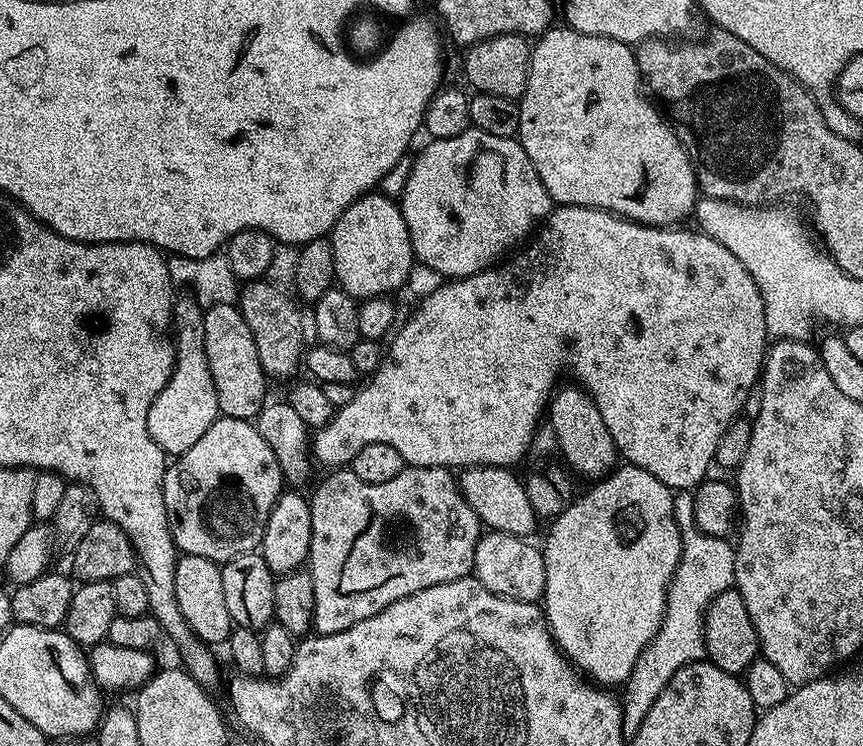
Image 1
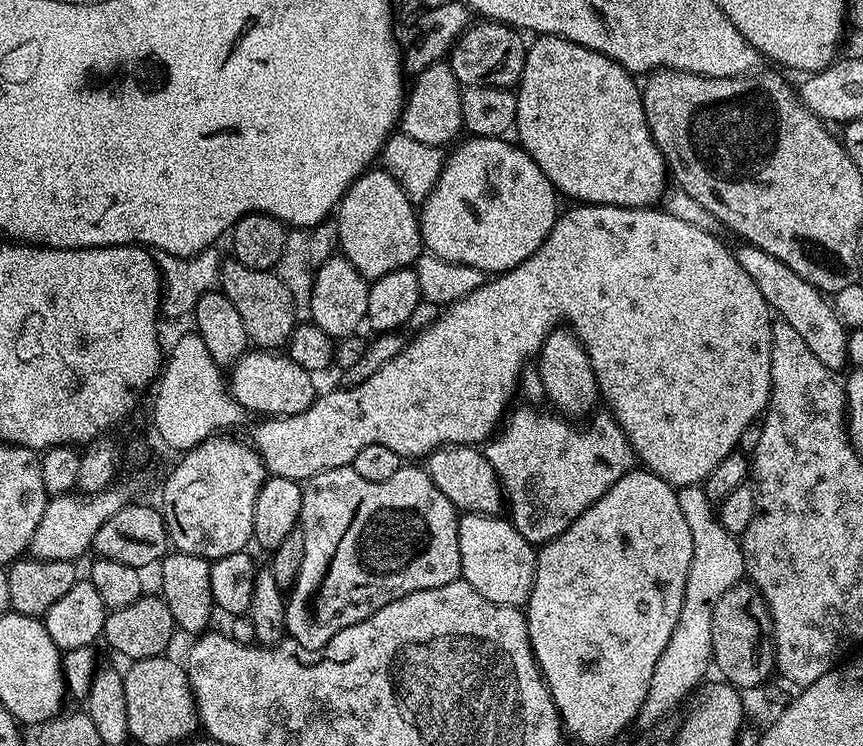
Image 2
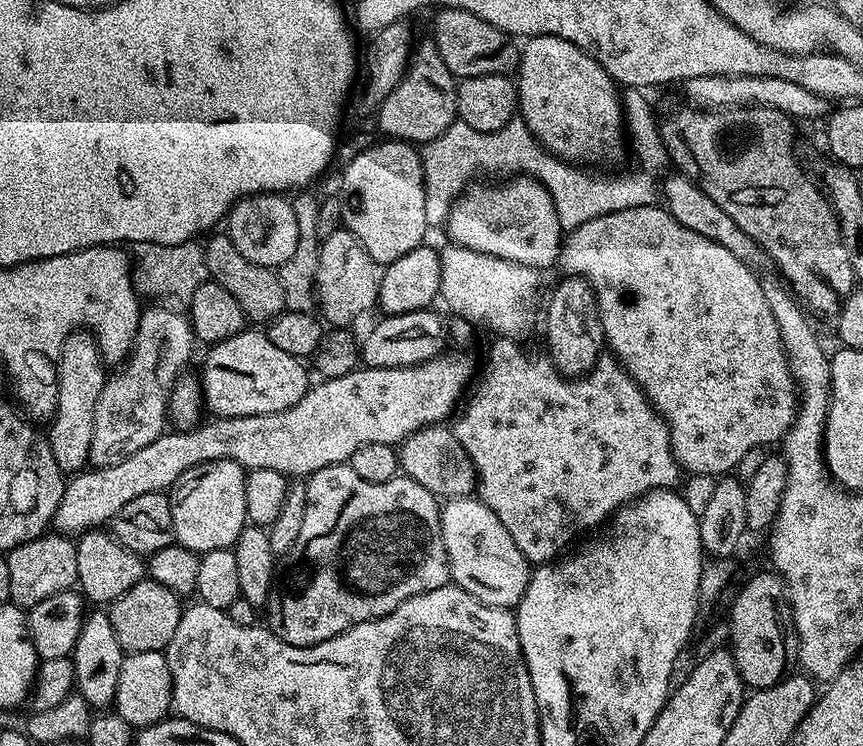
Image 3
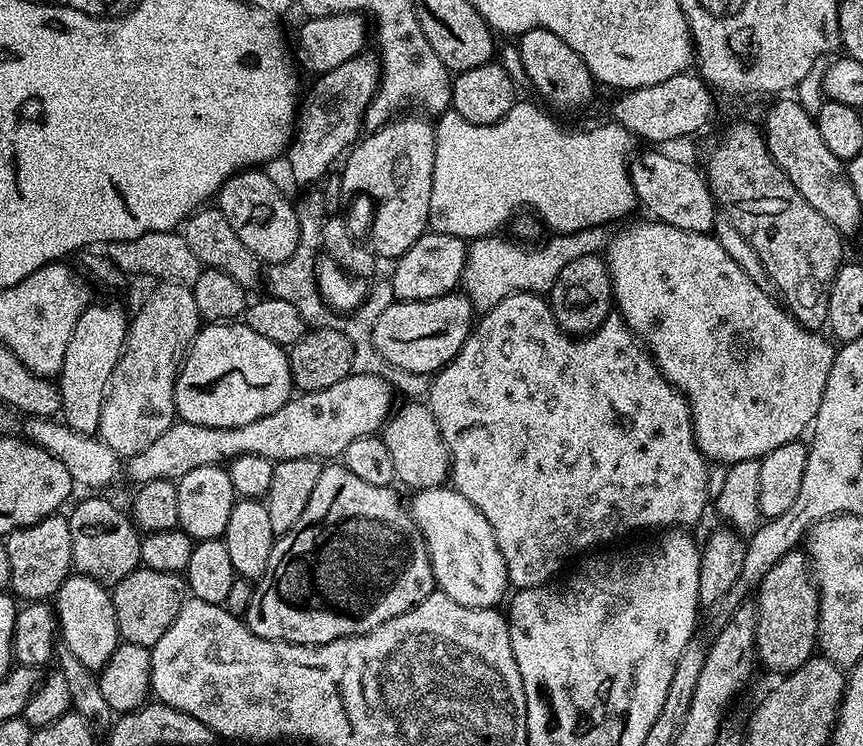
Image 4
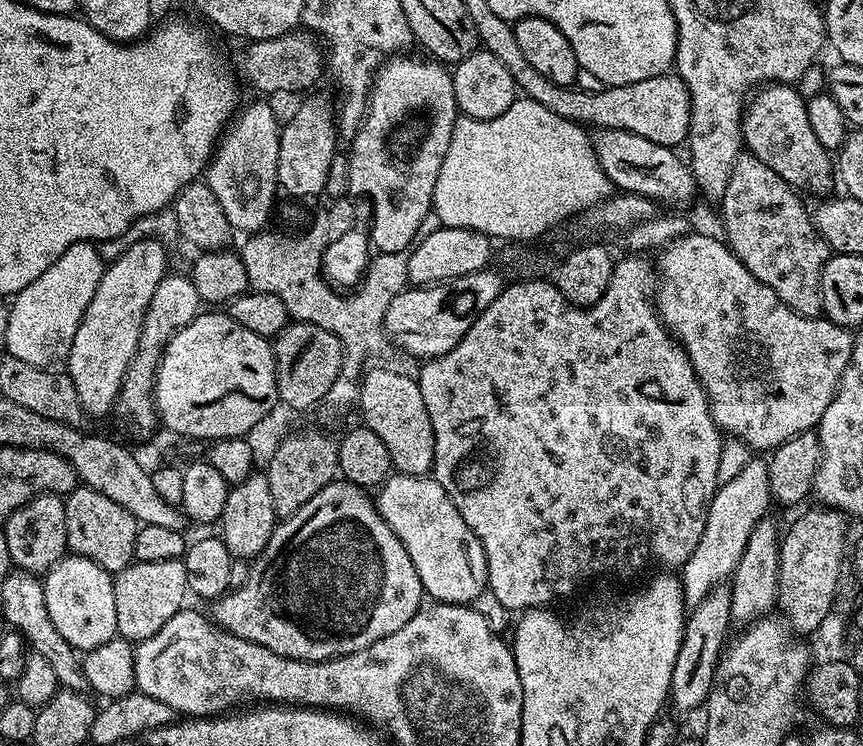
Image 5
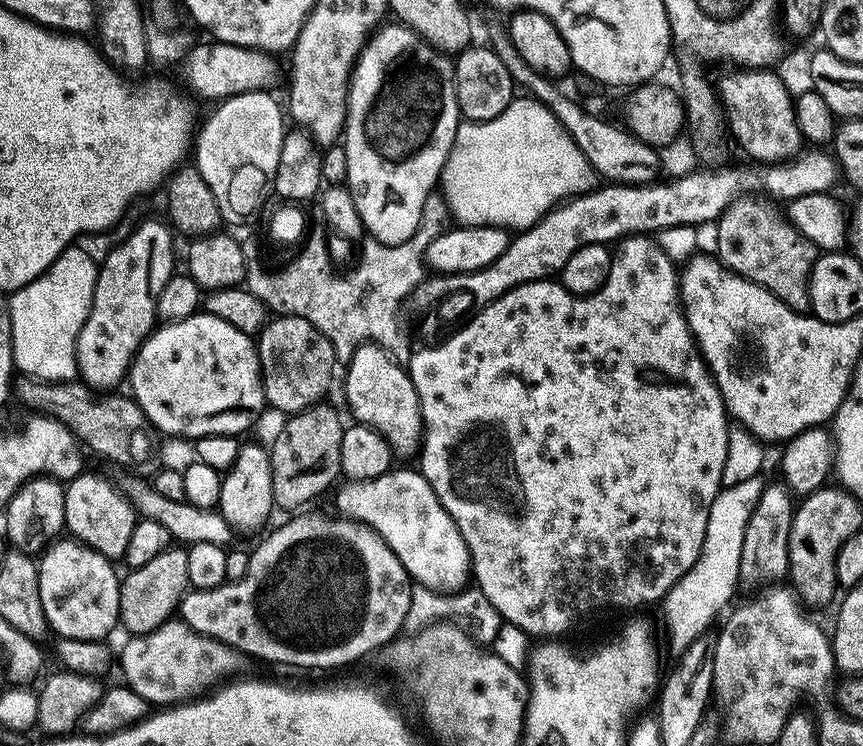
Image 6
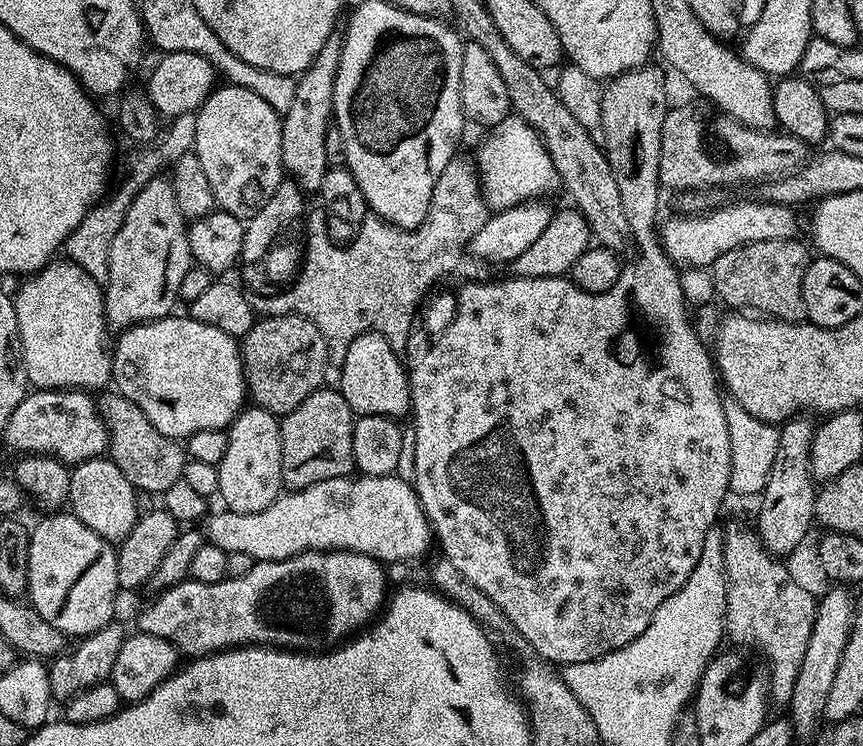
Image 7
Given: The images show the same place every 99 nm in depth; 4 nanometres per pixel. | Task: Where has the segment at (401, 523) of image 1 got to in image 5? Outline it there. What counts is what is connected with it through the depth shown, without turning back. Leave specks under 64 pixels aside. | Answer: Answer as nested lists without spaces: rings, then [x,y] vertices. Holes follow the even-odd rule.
[[[343,478],[334,479],[326,486],[322,486],[322,490],[318,490],[318,494],[314,494],[314,498],[310,498],[310,502],[306,502],[306,506],[302,506],[302,510],[281,519],[272,531],[270,542],[266,542],[260,555],[251,561],[251,565],[250,578],[246,578],[246,586],[231,589],[215,601],[211,605],[211,619],[219,628],[225,628],[230,634],[234,634],[246,642],[266,646],[266,650],[274,650],[274,654],[282,654],[286,658],[295,660],[318,662],[354,654],[354,650],[362,650],[366,646],[378,642],[378,638],[386,638],[386,634],[394,634],[394,630],[402,630],[402,626],[406,626],[406,622],[410,622],[410,618],[414,618],[414,614],[420,611],[422,607],[420,599],[425,599],[426,596],[422,582],[418,578],[418,570],[414,570],[414,562],[410,562],[410,554],[406,554],[406,546],[402,546],[398,534],[394,534],[394,530],[390,530],[390,526],[377,510],[373,497],[365,489],[358,487],[357,484],[350,484]]]

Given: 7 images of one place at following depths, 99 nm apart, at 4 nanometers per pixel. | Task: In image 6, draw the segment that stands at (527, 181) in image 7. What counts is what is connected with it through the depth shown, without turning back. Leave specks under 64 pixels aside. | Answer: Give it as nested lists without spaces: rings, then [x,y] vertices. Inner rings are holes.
[[[520,94],[513,98],[506,110],[502,110],[502,114],[498,114],[498,118],[462,122],[458,126],[438,186],[451,215],[455,219],[457,216],[461,225],[525,230],[538,223],[557,205],[592,191],[597,184],[596,172],[563,128],[562,122],[542,102],[528,94]]]

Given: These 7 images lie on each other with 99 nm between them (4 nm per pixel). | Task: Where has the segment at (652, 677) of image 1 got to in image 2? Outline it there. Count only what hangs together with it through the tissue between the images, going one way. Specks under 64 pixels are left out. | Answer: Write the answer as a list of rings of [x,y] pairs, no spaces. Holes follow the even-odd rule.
[[[698,484],[682,486],[676,489],[676,497],[694,537],[694,558],[690,558],[690,574],[686,576],[686,594],[682,598],[682,614],[678,614],[678,626],[674,628],[674,634],[670,634],[670,642],[666,642],[666,650],[662,650],[658,658],[658,666],[654,666],[650,690],[636,715],[637,725],[658,723],[705,679],[703,676],[708,668],[710,672],[712,664],[714,606],[718,606],[718,598],[722,598],[730,586],[741,583],[746,576],[741,541],[720,525],[714,501],[706,498],[703,487]]]

